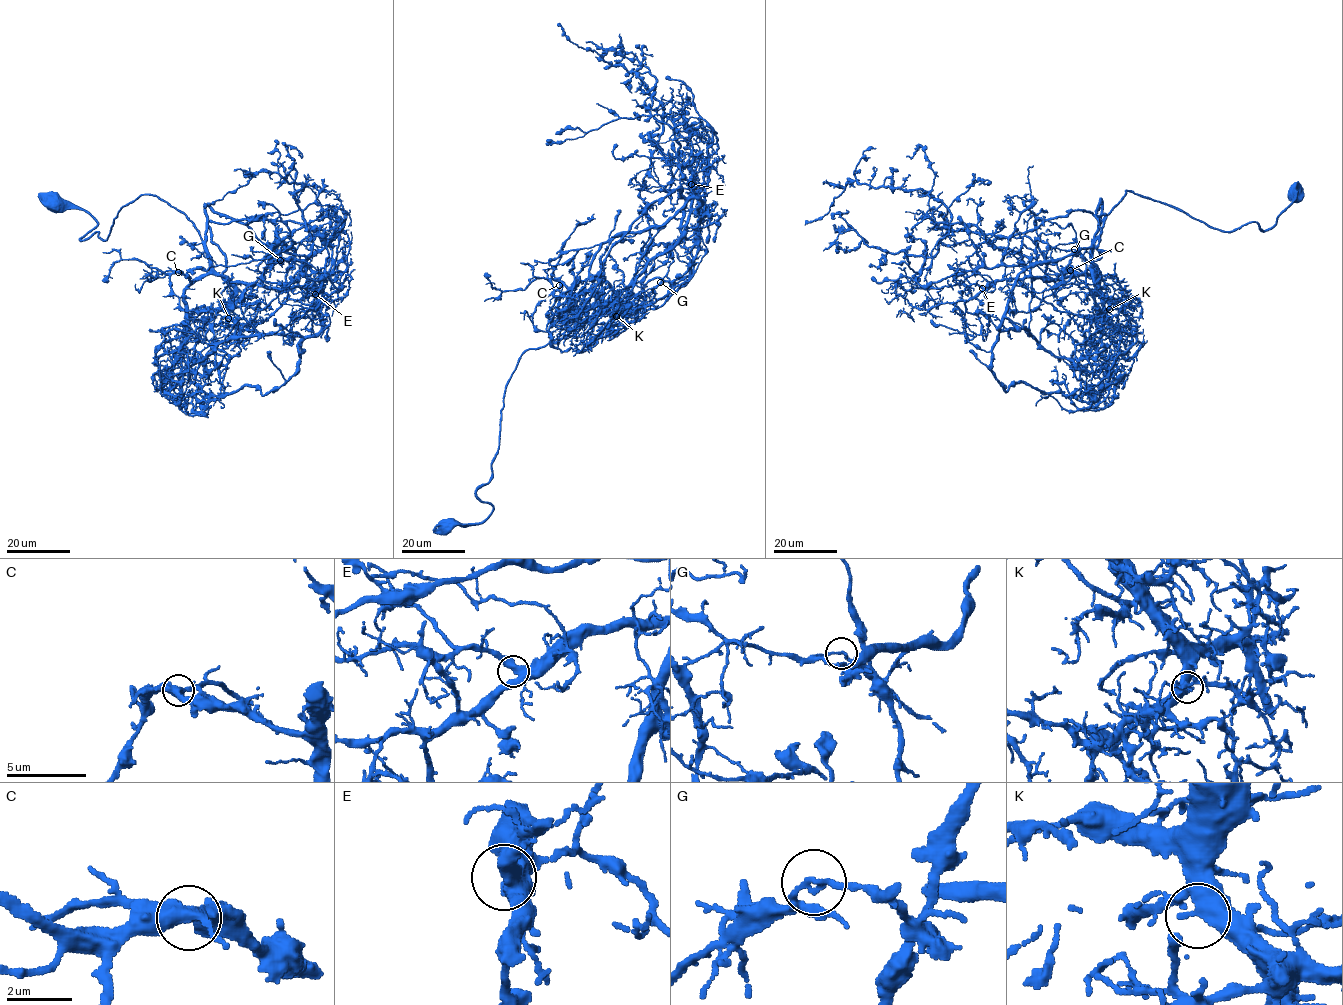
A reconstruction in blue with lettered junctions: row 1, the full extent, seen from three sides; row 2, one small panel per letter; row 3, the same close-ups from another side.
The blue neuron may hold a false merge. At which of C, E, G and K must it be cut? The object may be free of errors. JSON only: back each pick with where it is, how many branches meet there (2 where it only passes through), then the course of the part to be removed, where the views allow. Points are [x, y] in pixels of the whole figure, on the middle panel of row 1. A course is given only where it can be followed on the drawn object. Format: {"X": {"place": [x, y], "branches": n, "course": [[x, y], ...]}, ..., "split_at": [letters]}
{"G": {"place": [660, 282], "branches": 2, "course": [[660, 282], [672, 251], [640, 253], [685, 234], [692, 173], [662, 153], [663, 107], [640, 77], [559, 22]]}, "split_at": ["G"]}

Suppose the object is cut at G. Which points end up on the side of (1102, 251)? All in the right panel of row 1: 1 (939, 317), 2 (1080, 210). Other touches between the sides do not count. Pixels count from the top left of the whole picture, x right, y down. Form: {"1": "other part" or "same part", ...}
{"1": "other part", "2": "other part"}

